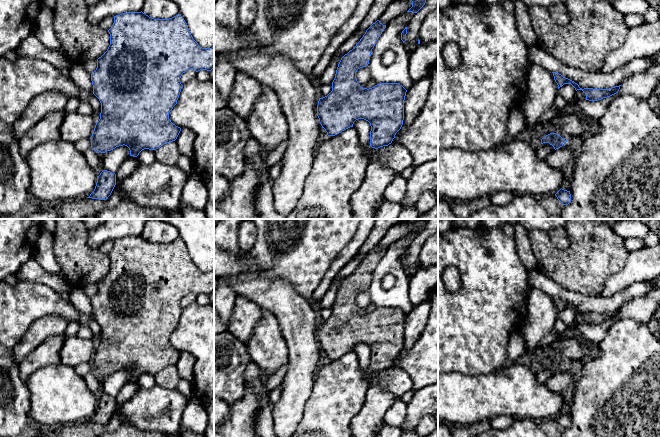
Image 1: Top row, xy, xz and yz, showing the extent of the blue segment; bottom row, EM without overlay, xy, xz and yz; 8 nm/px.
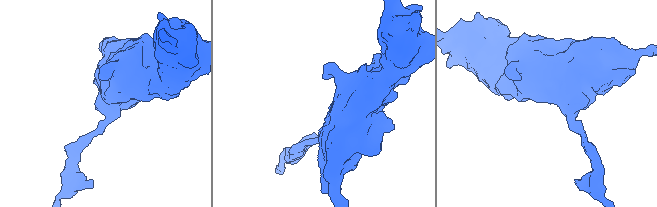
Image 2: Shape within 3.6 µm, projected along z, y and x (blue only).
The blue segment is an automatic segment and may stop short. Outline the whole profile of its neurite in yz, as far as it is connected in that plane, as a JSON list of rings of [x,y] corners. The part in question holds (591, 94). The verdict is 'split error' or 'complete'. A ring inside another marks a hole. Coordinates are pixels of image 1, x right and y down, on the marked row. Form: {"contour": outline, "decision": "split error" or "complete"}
{"contour": [[[552,72],[553,76],[554,76],[554,80],[558,85],[558,89],[560,87],[562,87],[564,84],[571,84],[575,90],[582,90],[583,93],[586,95],[586,100],[589,101],[598,101],[601,100],[603,98],[607,98],[610,97],[616,93],[618,93],[620,86],[615,86],[615,87],[611,87],[609,89],[593,89],[593,88],[580,88],[579,85],[577,83],[575,83],[574,81],[563,77],[561,74],[557,73],[557,72]]], "decision": "complete"}

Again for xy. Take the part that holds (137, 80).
{"contour": [[[127,12],[114,16],[114,23],[108,30],[110,34],[110,45],[107,51],[97,59],[97,68],[91,74],[91,81],[93,85],[93,94],[99,99],[101,103],[100,119],[96,123],[93,134],[91,136],[91,148],[97,153],[105,153],[111,151],[119,146],[127,146],[130,150],[130,156],[137,157],[139,153],[144,149],[156,150],[169,142],[175,141],[181,131],[181,128],[176,126],[169,119],[169,112],[177,104],[181,89],[183,85],[180,82],[180,78],[183,73],[190,69],[194,69],[196,72],[200,70],[211,71],[214,68],[214,47],[202,48],[193,39],[188,25],[184,18],[178,14],[169,19],[154,19],[141,12]]], "decision": "complete"}

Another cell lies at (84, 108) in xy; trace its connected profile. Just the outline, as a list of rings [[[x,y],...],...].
[[[81,101],[81,103],[77,109],[77,112],[82,115],[93,115],[91,105],[85,101]]]

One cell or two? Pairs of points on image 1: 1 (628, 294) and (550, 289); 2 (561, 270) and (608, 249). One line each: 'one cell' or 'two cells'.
1: one cell
2: one cell

